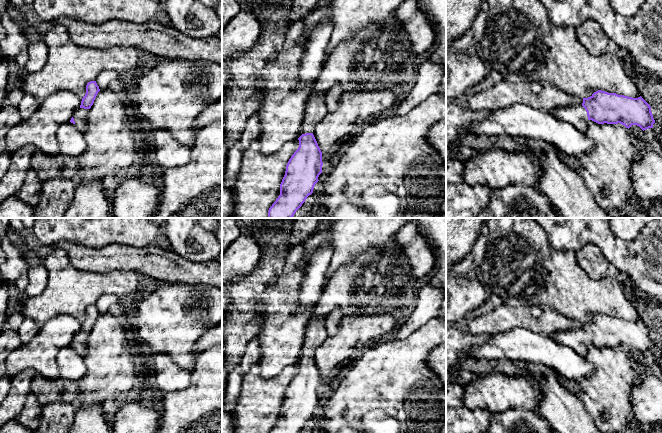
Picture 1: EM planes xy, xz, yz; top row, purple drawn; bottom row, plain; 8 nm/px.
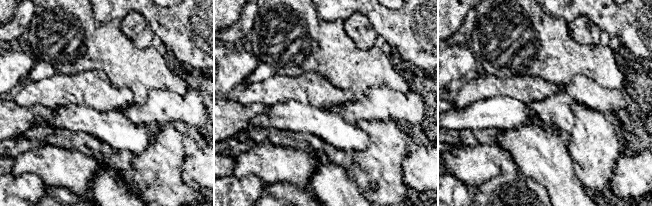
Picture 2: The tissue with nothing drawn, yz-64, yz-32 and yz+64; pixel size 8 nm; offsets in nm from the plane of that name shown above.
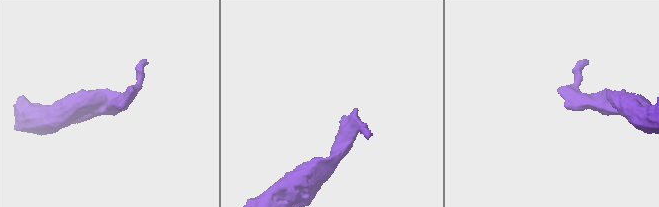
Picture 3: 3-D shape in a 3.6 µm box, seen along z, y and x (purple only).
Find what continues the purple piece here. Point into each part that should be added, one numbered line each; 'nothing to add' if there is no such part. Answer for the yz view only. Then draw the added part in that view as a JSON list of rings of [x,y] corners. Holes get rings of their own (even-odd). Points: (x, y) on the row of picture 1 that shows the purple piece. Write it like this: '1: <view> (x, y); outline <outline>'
1: yz (576, 115); outline [[[582,105],[559,108],[550,114],[559,120],[573,124],[581,132],[585,132],[588,127],[587,112]]]

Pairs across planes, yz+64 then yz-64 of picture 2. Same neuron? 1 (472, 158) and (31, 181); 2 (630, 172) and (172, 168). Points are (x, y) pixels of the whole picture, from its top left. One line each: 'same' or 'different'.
1: different
2: different

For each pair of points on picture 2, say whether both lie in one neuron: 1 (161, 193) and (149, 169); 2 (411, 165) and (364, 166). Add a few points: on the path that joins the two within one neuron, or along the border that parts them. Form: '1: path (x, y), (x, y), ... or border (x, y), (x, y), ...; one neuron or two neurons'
1: path (161, 187), (155, 175); one neuron
2: border (409, 153), (402, 170), (408, 188); two neurons

